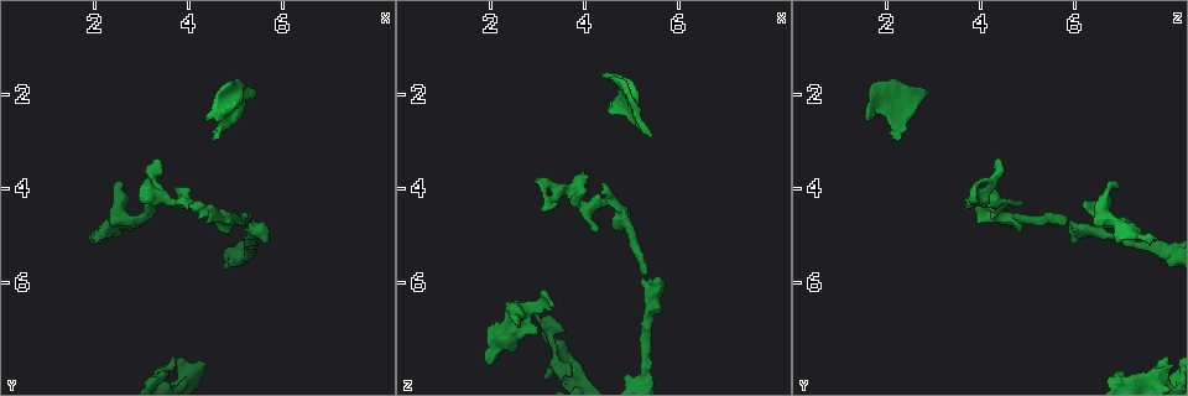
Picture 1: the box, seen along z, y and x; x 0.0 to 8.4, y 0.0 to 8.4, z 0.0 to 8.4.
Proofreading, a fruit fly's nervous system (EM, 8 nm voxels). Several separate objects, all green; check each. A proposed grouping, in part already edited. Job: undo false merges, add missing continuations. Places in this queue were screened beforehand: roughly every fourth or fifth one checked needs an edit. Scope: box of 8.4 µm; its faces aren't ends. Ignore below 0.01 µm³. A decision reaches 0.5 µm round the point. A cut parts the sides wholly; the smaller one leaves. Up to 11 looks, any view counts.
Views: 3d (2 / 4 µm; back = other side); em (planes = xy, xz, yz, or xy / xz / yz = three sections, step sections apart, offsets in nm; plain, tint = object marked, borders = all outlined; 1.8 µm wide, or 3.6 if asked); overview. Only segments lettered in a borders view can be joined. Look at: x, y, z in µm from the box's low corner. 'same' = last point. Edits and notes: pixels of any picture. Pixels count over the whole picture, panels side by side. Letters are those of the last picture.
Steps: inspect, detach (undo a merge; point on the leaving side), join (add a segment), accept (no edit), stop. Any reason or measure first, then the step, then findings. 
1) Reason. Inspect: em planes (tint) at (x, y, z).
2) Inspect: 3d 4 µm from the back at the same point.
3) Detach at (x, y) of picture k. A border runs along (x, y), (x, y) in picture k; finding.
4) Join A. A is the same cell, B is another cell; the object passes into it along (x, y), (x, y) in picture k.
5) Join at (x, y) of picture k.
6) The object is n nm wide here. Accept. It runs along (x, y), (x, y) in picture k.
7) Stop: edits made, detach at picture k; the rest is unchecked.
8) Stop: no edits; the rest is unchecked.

Free end. Inspect: 3d 2 µm at (4.40, 2.55, 1.55).

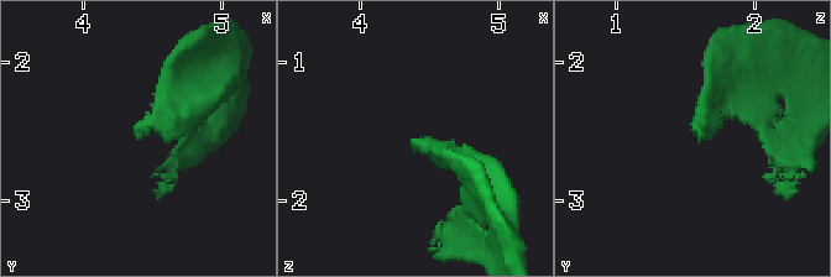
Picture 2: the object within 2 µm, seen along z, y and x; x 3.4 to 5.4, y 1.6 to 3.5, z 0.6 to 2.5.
Now the EM. Inspect: em xz step 4 (tint) at (4.38, 2.58, 1.60).

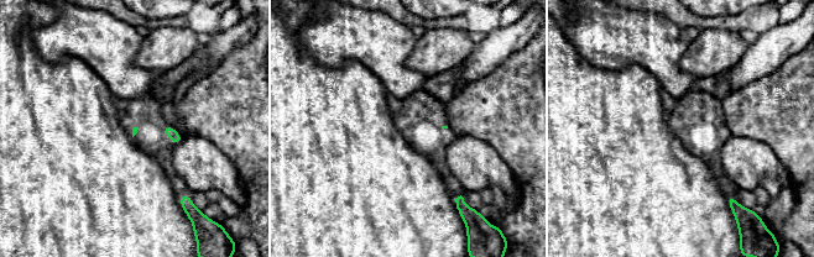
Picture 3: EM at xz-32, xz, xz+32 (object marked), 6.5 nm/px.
Cut it another way. Inspect: em planes (borders) at the same point.

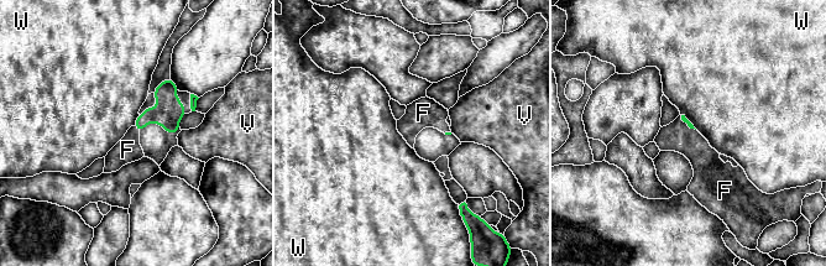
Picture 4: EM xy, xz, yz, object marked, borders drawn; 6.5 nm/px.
The longest contact is with W, 90 nm. Join at (127, 150) of picture 4. F is the same cell, V and W are other cells; the cell continues.

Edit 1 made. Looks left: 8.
Free end. Inspect: 3d 4 µm at (5.40, 1.90, 2.90).

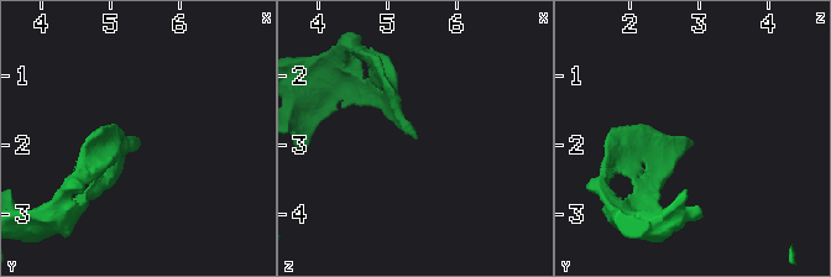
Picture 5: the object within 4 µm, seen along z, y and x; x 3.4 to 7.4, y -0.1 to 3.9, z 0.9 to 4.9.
Shape alone is not enough. Inspect: em planes (borders) at (5.40, 1.95, 2.95).

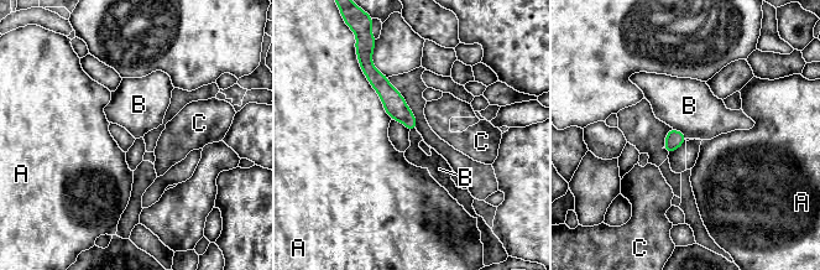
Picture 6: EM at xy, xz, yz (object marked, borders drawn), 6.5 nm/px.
The object is 110 nm wide here. Accept. A, B and C are other cells; it runs along (370, 74), (413, 126) in picture 6; none of them fits.

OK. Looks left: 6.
Free end. Inspect: 3d 2 µm at (1.95, 5.10, 7.70).

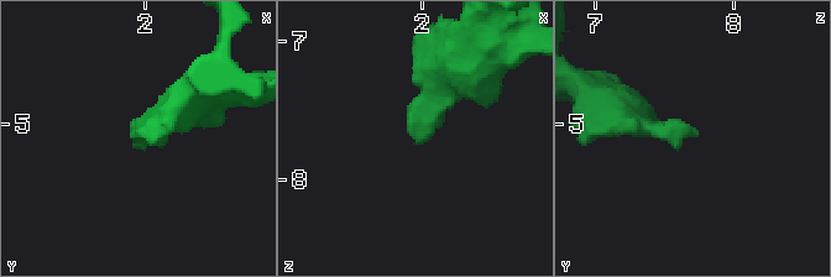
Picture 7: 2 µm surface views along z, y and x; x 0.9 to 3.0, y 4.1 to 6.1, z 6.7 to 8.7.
Inspect: em 3.6 µm planes (borders) at (2.00, 5.06, 7.74).

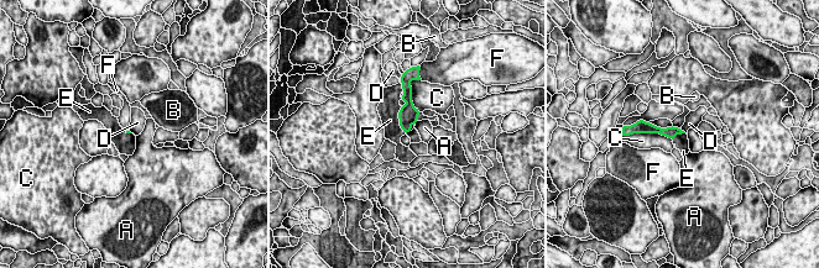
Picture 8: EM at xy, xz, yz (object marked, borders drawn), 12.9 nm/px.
The longest contact is with C, 420 nm. Join at (389, 108) of picture 8. E is the same cell, A, B, C, D and F are other cells; it goes on there.

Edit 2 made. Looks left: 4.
Redraw. Inspect: overview.

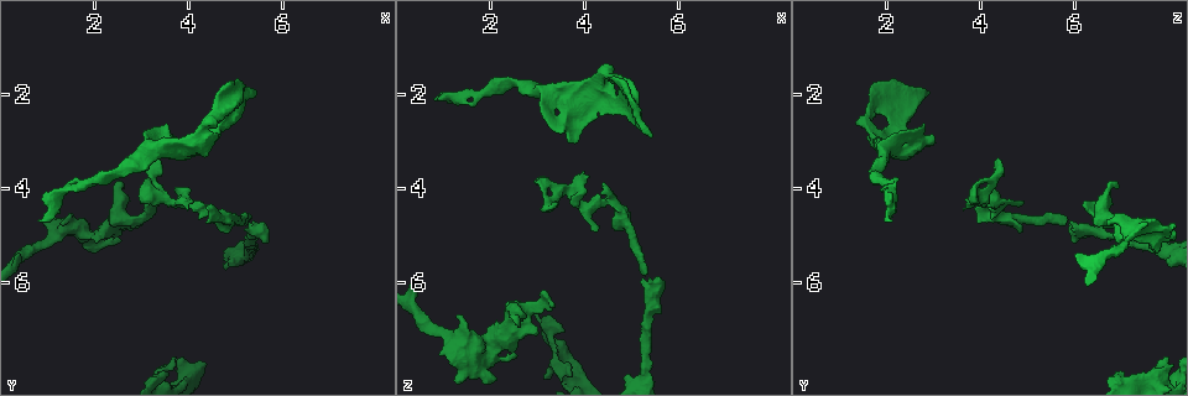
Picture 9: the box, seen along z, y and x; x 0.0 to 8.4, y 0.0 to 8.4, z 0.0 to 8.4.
Inspect: em planes (borders) at (5.30, 4.60, 5.85).

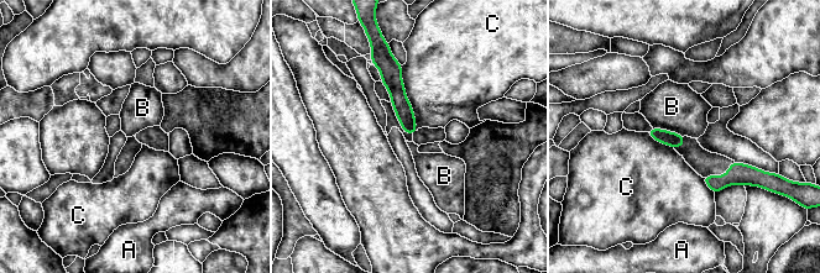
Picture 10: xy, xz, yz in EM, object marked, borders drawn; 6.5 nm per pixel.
Accept. A, B and C are other cells; none of them fits.

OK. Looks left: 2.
Stop: edits made, join at picture 4, join at picture 8; the rest is unchecked.

